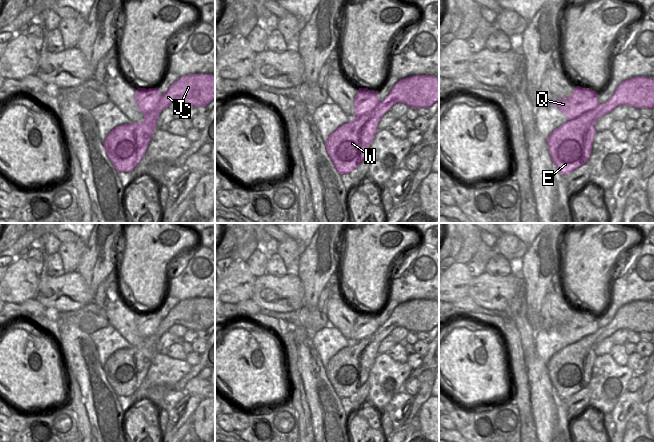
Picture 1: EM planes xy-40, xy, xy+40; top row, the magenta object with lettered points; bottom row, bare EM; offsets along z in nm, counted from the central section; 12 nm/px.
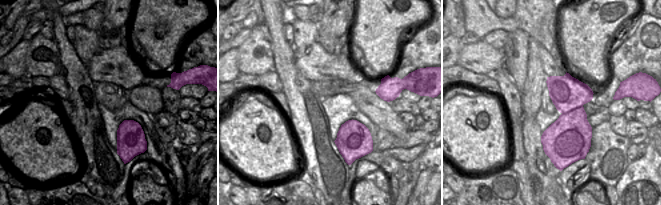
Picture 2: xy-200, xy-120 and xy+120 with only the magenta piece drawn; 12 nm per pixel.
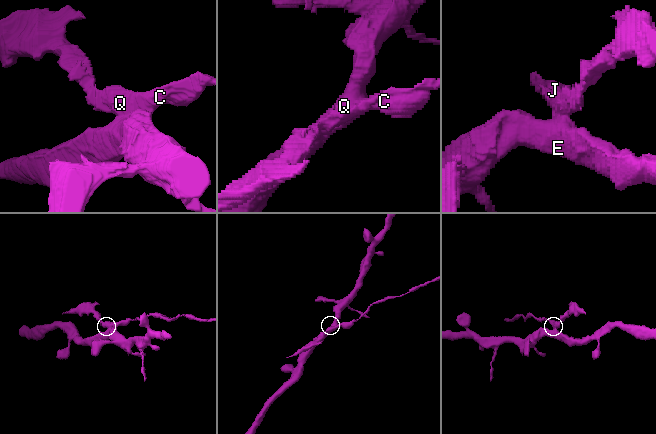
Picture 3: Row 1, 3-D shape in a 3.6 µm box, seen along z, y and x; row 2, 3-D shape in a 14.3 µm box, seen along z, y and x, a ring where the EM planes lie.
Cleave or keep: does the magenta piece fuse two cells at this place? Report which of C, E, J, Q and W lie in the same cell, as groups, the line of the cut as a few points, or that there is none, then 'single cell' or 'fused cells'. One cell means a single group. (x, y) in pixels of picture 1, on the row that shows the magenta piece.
groups C J Q / E W; cut xy+40 (597, 118), (577, 116), (569, 120); fused cells

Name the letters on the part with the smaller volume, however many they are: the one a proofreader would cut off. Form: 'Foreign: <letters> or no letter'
Foreign: C, J, Q

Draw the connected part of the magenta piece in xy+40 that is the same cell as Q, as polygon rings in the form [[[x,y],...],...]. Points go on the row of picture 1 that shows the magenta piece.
[[[637,76],[620,82],[613,96],[605,103],[598,103],[598,92],[576,86],[568,98],[558,98],[550,106],[556,106],[568,120],[579,116],[599,119],[617,106],[625,104],[637,109],[654,107],[654,78]]]

